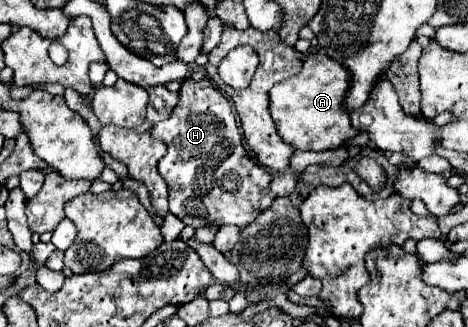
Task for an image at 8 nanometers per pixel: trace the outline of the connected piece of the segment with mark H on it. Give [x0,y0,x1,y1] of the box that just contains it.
[151,77,275,229]

